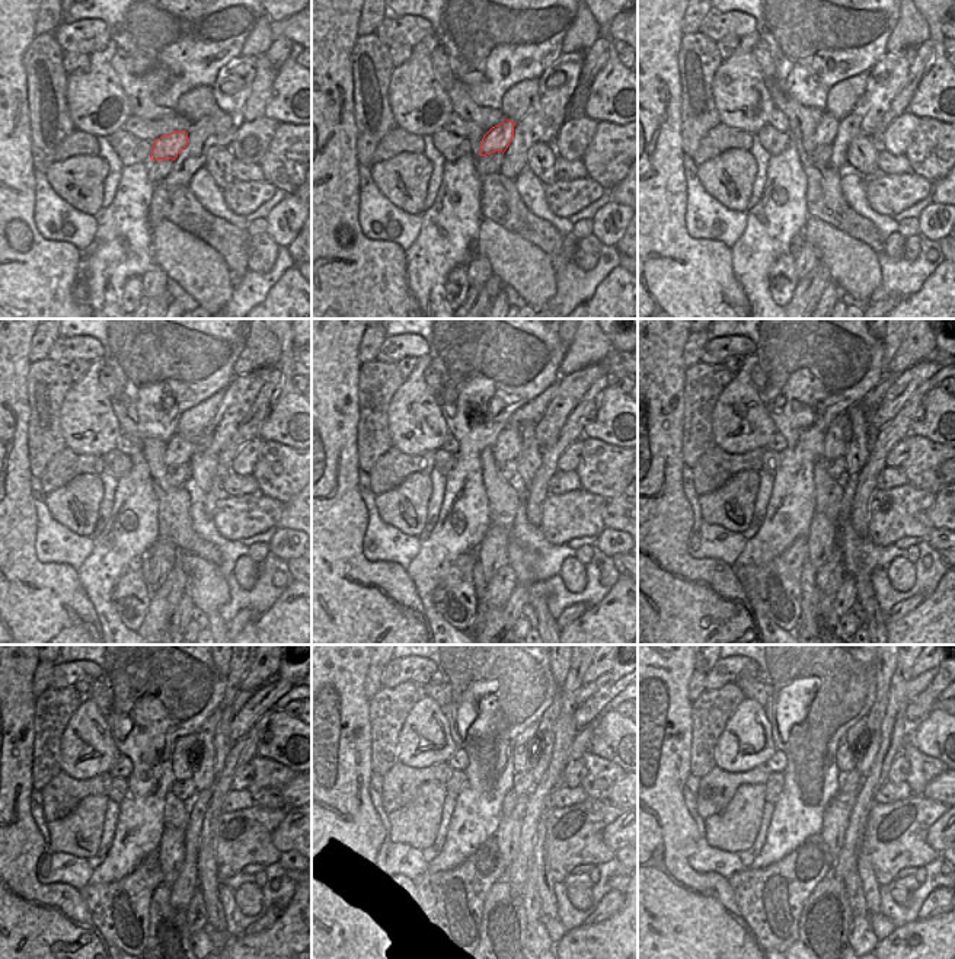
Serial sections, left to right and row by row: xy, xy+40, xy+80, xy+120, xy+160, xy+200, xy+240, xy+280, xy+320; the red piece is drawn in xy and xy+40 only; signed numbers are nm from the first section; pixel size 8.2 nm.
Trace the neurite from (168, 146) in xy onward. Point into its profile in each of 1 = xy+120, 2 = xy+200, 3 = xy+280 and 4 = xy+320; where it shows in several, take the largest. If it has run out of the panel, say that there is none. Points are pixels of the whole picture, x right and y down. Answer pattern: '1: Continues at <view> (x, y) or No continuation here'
1: Continues at xy+120 (179, 451)
2: Continues at xy+200 (839, 434)
3: Continues at xy+280 (520, 757)
4: Continues at xy+320 (845, 758).

